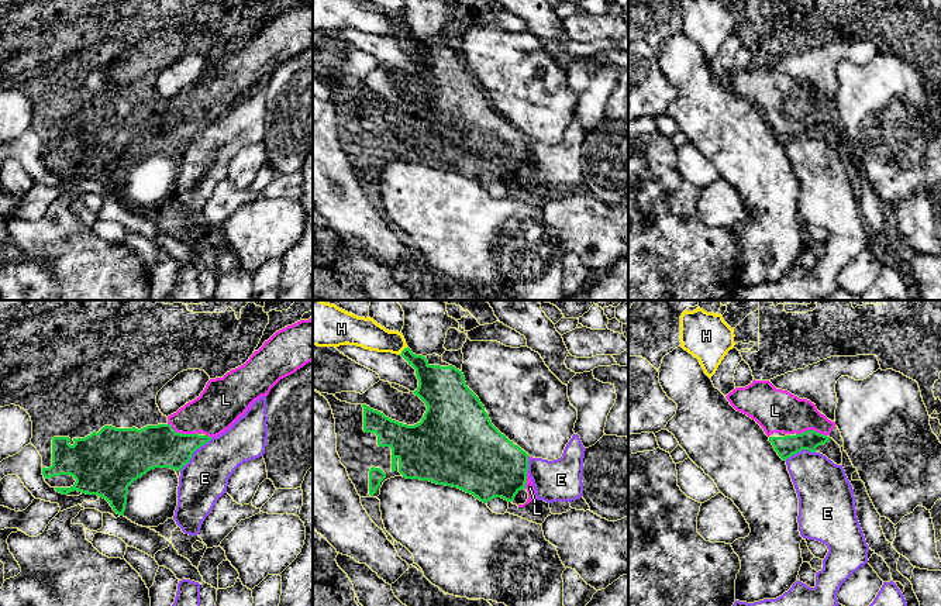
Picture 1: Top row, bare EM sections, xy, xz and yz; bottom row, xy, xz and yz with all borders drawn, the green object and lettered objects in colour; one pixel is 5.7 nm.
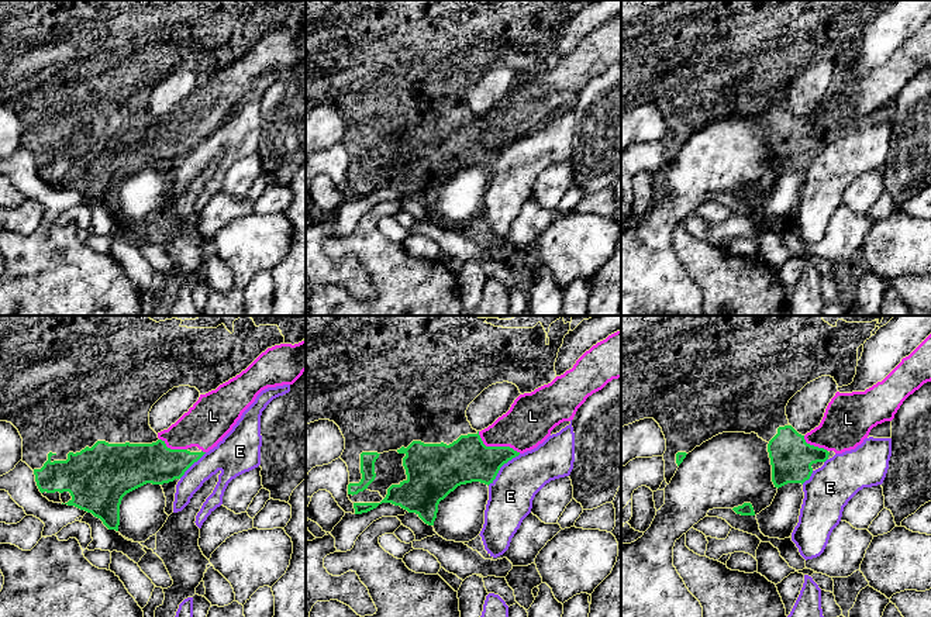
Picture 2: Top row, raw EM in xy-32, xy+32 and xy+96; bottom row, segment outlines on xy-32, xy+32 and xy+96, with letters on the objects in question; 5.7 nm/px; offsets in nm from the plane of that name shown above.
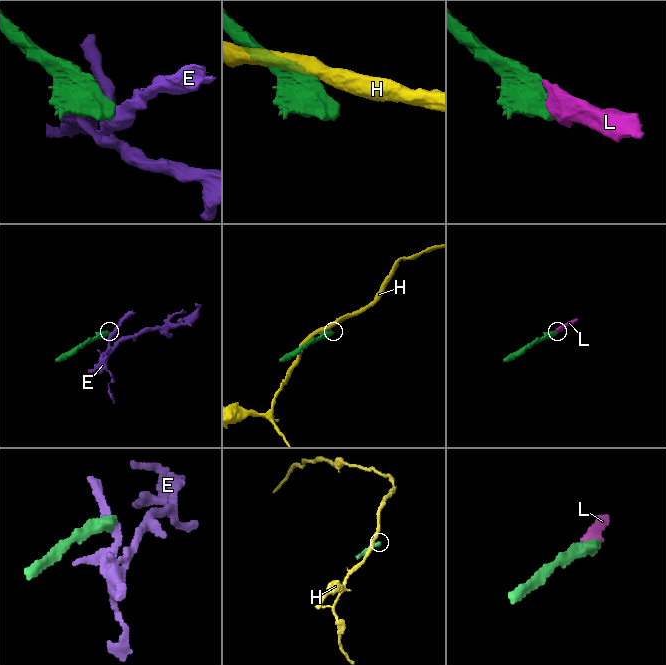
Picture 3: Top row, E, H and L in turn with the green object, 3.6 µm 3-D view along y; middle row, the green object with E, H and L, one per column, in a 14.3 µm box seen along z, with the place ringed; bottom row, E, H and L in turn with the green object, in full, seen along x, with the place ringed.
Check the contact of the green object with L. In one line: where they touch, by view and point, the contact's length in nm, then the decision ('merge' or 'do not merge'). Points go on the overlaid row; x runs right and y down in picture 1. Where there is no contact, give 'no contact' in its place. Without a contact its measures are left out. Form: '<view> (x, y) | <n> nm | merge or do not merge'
xy (181, 433) | 180 nm | merge

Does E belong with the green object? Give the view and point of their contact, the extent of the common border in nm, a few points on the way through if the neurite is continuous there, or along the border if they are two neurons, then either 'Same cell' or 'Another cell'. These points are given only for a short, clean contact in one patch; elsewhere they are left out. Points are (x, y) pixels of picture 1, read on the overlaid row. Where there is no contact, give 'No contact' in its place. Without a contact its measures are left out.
Touches green at xy (193, 451). Shared border 260 nm. Boundary: xy (212, 438), (202, 444), (179, 470). Another cell

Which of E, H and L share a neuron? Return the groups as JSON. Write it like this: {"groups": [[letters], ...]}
{"groups": [["E"], ["H"], ["L"]]}

